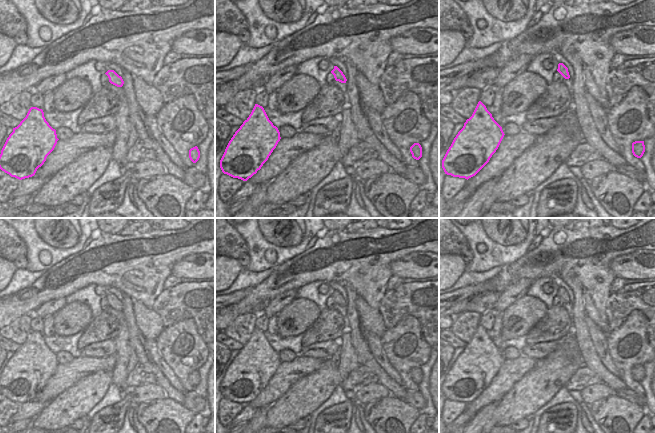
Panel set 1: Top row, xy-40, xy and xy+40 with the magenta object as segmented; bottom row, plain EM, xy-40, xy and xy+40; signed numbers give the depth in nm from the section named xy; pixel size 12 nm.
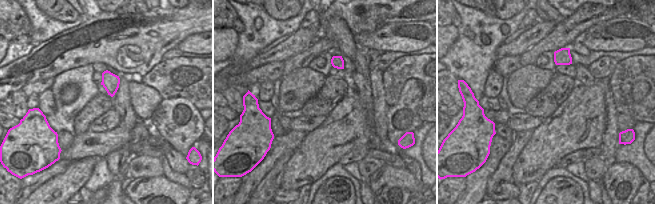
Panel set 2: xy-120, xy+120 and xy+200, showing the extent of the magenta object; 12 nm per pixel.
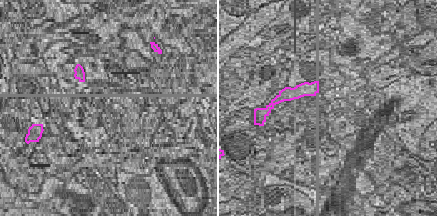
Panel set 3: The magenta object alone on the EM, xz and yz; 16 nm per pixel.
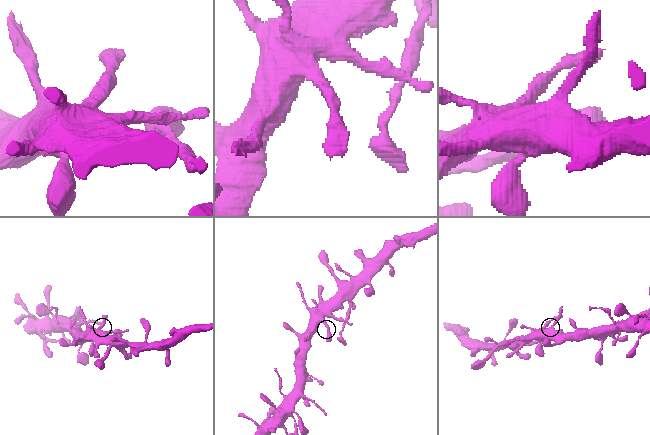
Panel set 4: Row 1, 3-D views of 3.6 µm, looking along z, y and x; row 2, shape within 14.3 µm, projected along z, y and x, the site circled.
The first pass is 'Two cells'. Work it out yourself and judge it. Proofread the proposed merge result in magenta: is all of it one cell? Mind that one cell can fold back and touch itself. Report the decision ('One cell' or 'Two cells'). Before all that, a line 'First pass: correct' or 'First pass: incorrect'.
First pass: incorrect
One cell

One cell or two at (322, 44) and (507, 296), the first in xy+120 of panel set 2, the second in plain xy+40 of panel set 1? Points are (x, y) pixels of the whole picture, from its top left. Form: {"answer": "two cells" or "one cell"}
{"answer": "one cell"}

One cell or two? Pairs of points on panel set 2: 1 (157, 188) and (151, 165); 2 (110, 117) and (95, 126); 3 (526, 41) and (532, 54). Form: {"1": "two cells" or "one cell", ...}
{"1": "two cells", "2": "one cell", "3": "two cells"}

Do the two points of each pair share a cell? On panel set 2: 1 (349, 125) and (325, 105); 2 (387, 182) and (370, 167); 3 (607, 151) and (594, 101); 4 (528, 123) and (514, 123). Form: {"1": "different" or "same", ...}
{"1": "different", "2": "different", "3": "different", "4": "same"}

